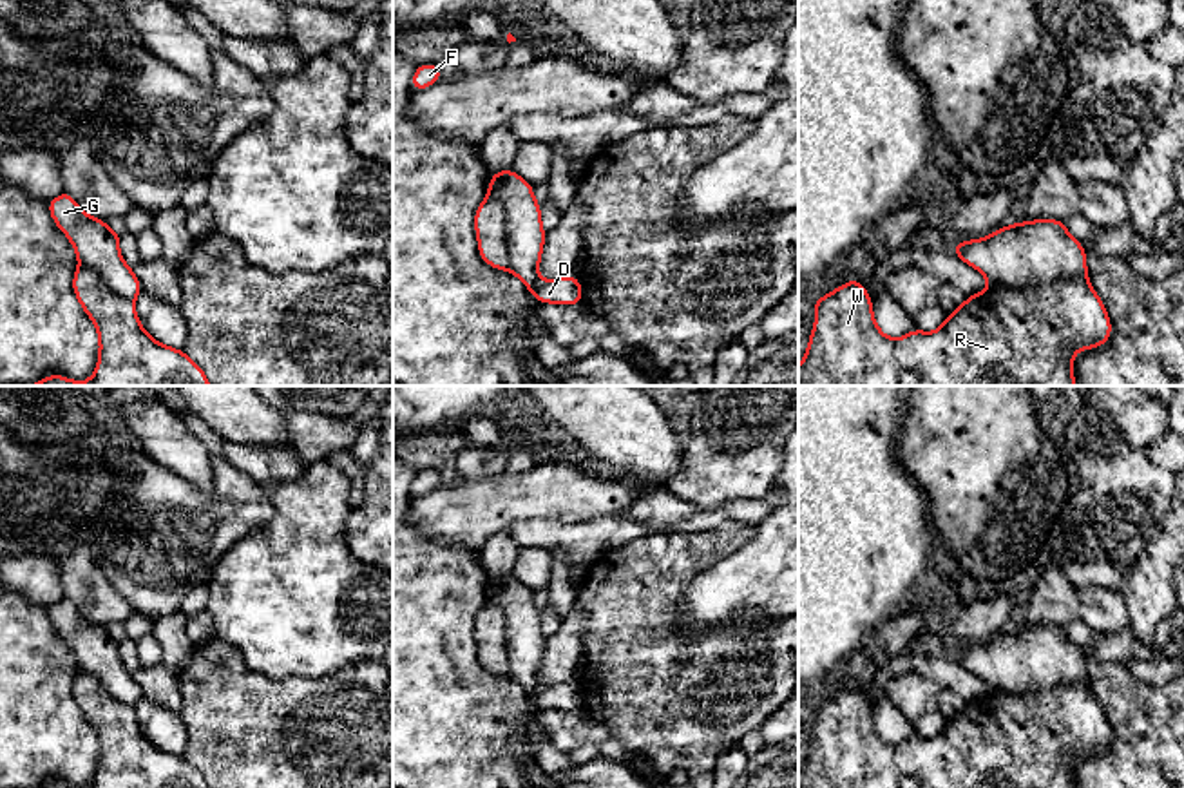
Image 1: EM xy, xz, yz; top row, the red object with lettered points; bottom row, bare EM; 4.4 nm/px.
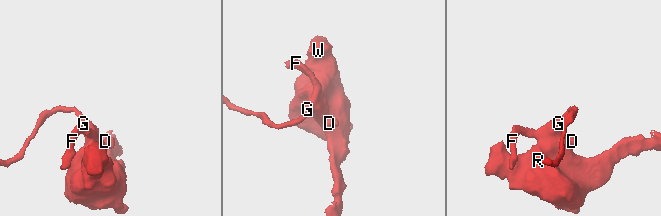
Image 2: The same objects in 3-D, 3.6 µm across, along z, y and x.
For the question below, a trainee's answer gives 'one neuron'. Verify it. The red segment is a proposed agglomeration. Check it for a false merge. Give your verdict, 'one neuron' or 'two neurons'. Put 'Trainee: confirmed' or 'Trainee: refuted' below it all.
two neurons
Trainee: refuted

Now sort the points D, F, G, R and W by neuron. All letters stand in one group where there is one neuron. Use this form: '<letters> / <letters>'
D F G / R W

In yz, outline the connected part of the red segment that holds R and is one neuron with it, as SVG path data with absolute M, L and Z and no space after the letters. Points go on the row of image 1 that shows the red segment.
M853 279L811 303L816 319L807 351L798 364L798 386L1077 386L1074 353L1106 344L1112 337L1108 310L1088 279L1032 283L1019 288L992 286L963 299L936 332L914 328L900 339L882 333L873 315L873 299Z

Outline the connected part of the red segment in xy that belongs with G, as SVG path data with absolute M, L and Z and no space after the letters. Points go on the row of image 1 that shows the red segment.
M69 192L47 203L56 226L69 237L80 266L94 270L101 281L125 299L136 299L143 286L119 252L119 232L103 219L85 214Z

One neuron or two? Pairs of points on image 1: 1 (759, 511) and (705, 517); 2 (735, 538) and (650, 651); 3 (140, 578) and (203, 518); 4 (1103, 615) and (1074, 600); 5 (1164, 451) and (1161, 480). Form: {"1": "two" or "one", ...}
{"1": "one", "2": "one", "3": "one", "4": "one", "5": "two"}

